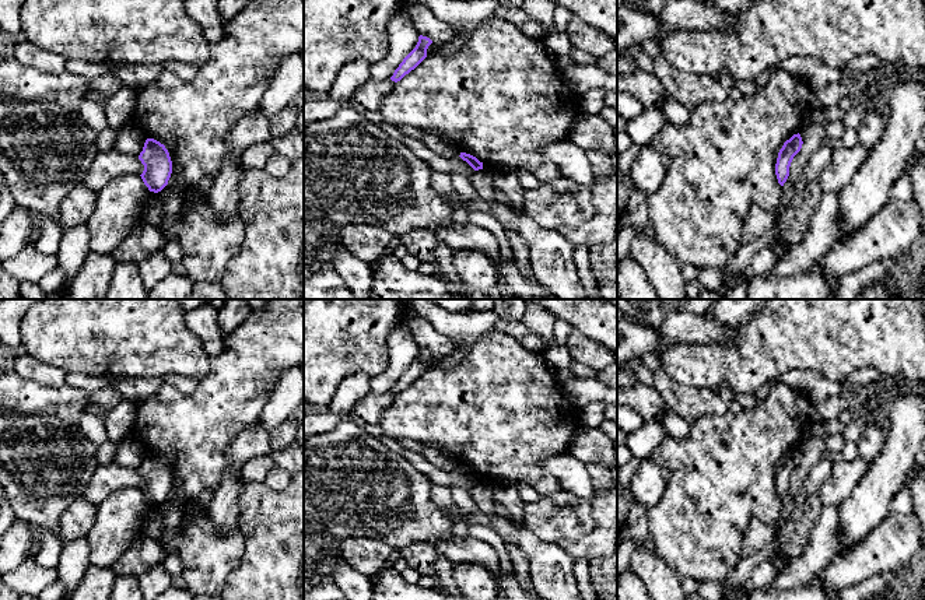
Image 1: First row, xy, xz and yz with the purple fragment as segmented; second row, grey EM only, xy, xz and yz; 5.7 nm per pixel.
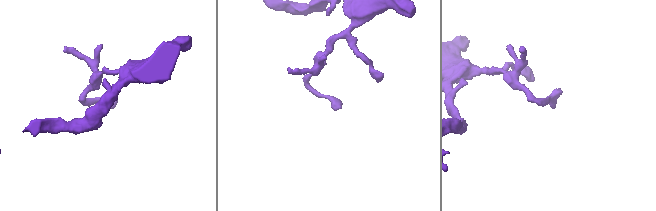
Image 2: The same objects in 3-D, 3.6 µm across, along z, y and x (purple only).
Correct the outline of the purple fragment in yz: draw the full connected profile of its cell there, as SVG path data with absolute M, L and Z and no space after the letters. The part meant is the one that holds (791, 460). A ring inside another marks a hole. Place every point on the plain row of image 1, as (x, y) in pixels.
M793 448L789 453L786 453L782 459L782 462L778 466L777 477L775 477L775 488L778 492L778 497L784 499L789 490L789 480L793 473L793 470L800 464L802 462L802 450L800 448Z

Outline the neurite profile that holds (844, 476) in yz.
M855 459L852 462L833 463L828 478L821 484L819 497L823 506L840 506L859 484L870 463Z

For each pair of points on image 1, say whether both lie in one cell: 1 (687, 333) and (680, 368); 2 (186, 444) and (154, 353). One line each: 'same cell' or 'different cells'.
1: different cells
2: different cells

